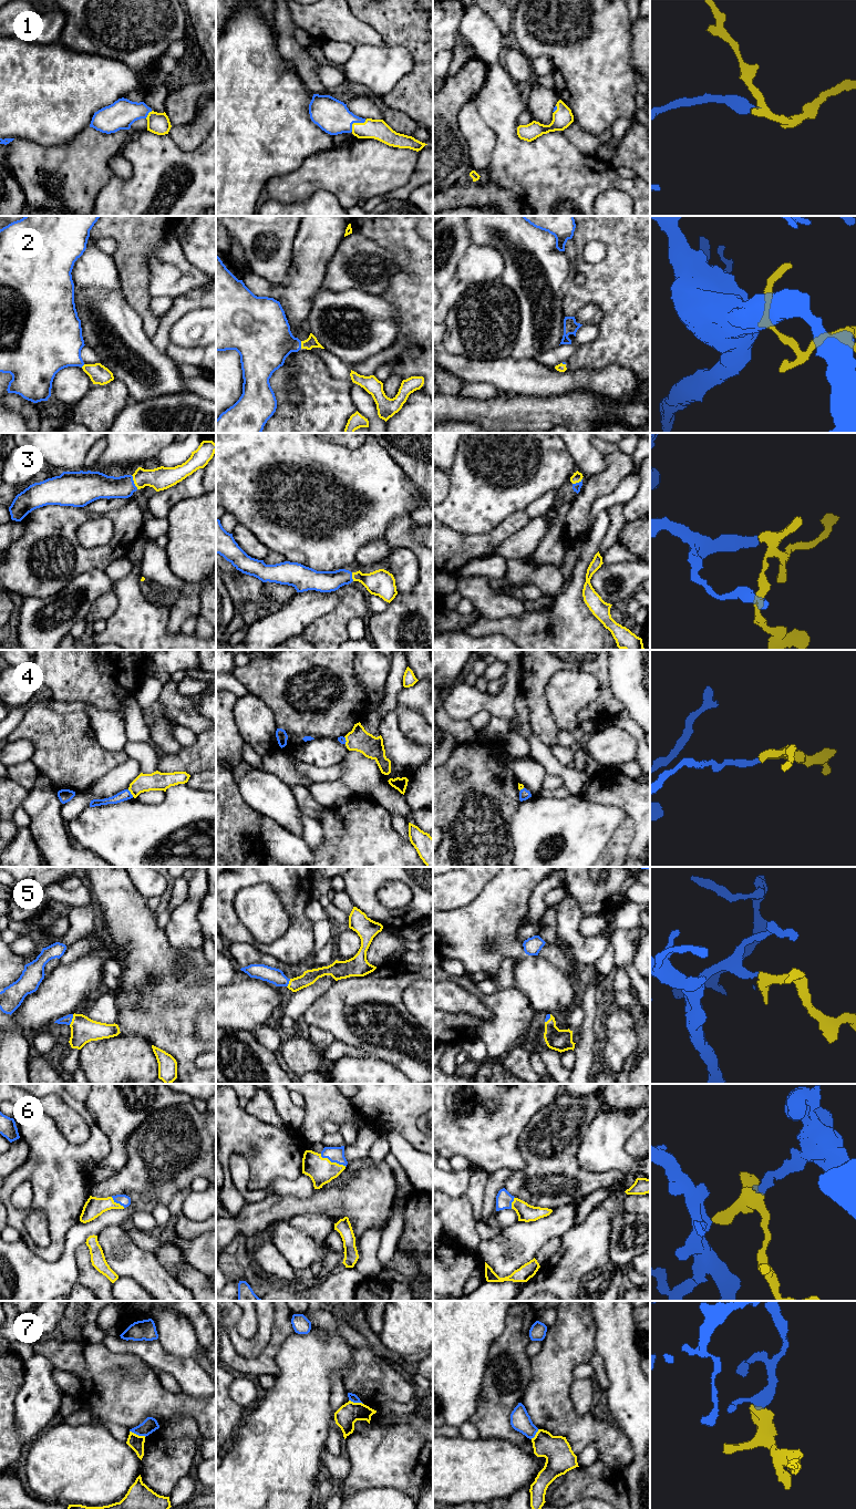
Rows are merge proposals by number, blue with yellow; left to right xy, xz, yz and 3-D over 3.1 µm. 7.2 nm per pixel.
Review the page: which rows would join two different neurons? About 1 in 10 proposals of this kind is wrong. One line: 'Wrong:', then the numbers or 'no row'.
Wrong: 7

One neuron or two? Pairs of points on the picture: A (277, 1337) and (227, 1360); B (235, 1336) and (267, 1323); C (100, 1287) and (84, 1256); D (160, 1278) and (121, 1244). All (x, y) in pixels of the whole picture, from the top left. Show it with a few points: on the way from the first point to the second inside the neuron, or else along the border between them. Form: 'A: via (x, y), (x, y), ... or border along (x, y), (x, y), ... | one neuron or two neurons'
A: via (269, 1352), (258, 1363), (241, 1363) | one neuron
B: via (244, 1342), (254, 1342), (264, 1332) | one neuron
C: via (92, 1279), (88, 1274), (84, 1263) | one neuron
D: via (150, 1273), (131, 1254) | one neuron

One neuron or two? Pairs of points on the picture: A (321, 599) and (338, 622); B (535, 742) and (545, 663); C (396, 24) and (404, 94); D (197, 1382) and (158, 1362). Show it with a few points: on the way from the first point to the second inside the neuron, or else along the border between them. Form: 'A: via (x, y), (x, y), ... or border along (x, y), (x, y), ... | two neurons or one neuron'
A: border along (334, 591), (339, 603), (308, 626) | two neurons
B: border along (533, 732), (549, 747) | two neurons
C: via (414, 42), (420, 48), (420, 76) | one neuron
D: via (187, 1373), (168, 1363) | one neuron

